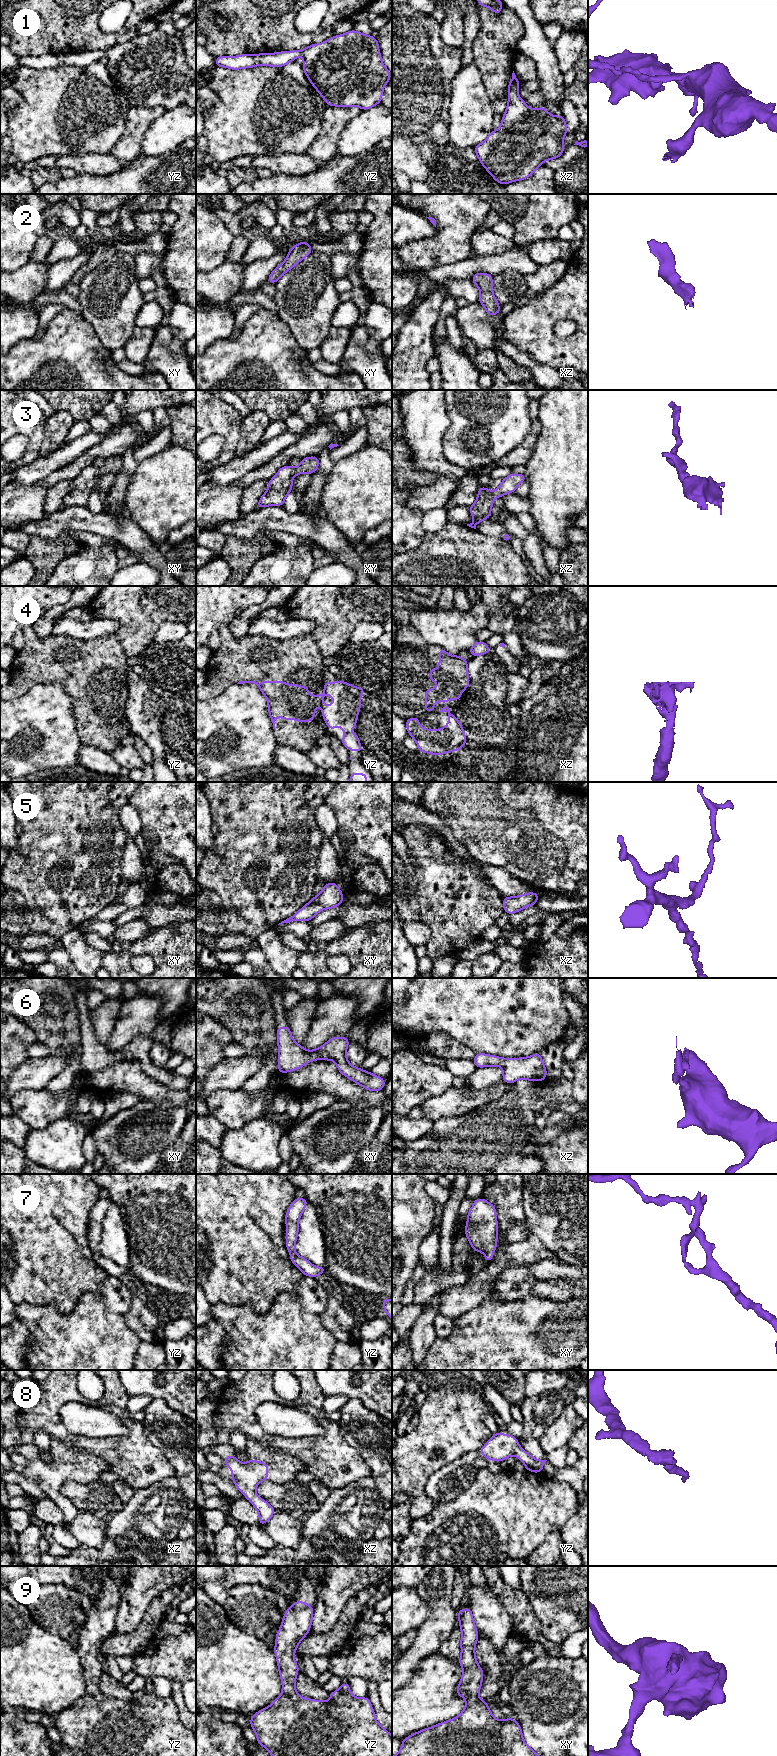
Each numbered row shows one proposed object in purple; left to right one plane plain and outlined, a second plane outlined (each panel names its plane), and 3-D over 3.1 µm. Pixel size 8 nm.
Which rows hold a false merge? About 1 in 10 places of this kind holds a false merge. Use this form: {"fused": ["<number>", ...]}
{"fused": ["4"]}

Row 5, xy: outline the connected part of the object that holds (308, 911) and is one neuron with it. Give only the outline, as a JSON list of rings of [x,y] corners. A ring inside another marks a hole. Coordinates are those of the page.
[[[335,882],[326,884],[319,895],[313,897],[296,914],[282,921],[280,924],[292,921],[310,921],[322,909],[332,909],[343,903],[343,893]]]

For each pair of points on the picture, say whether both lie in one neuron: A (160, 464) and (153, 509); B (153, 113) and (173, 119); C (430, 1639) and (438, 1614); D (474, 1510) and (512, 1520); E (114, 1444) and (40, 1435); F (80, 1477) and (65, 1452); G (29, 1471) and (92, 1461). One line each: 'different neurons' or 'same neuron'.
A: same neuron
B: different neurons
C: same neuron
D: same neuron
E: different neurons
F: same neuron
G: same neuron

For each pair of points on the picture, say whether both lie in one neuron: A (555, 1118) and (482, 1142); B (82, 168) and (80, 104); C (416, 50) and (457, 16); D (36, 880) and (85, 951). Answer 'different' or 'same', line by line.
A: same
B: different
C: different
D: different

